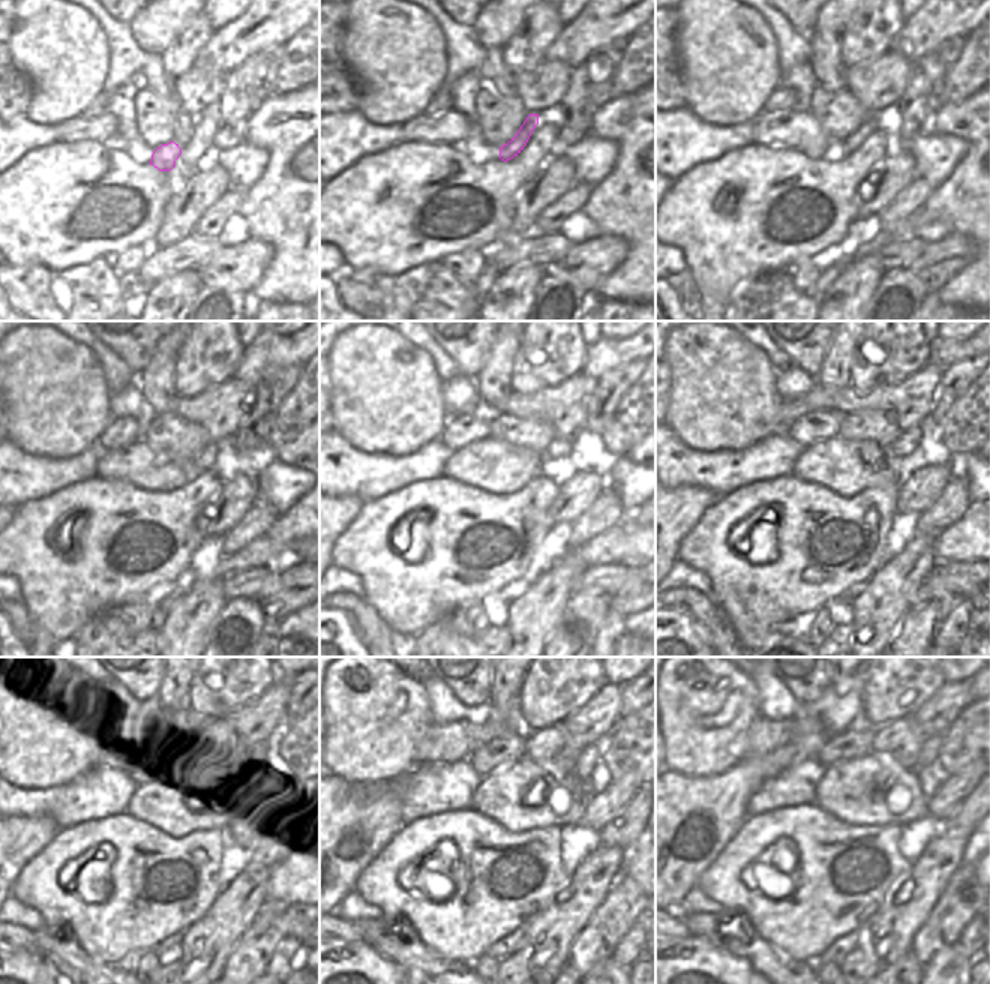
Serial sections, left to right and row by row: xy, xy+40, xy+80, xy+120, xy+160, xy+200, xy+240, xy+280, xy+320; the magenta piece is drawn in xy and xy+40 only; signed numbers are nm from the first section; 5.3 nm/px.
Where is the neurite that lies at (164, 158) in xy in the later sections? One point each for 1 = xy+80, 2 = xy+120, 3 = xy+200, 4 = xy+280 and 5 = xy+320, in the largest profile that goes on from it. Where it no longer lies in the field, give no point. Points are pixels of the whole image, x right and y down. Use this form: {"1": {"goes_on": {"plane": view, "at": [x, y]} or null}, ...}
{"1": {"goes_on": {"plane": "xy+80", "at": [852, 143]}}, "2": {"goes_on": {"plane": "xy+120", "at": [203, 462]}}, "3": {"goes_on": {"plane": "xy+200", "at": [908, 440]}}, "4": {"goes_on": {"plane": "xy+280", "at": [590, 755]}}, "5": {"goes_on": {"plane": "xy+320", "at": [929, 750]}}}

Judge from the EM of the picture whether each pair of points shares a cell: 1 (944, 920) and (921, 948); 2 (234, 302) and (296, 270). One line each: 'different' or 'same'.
1: same
2: different

